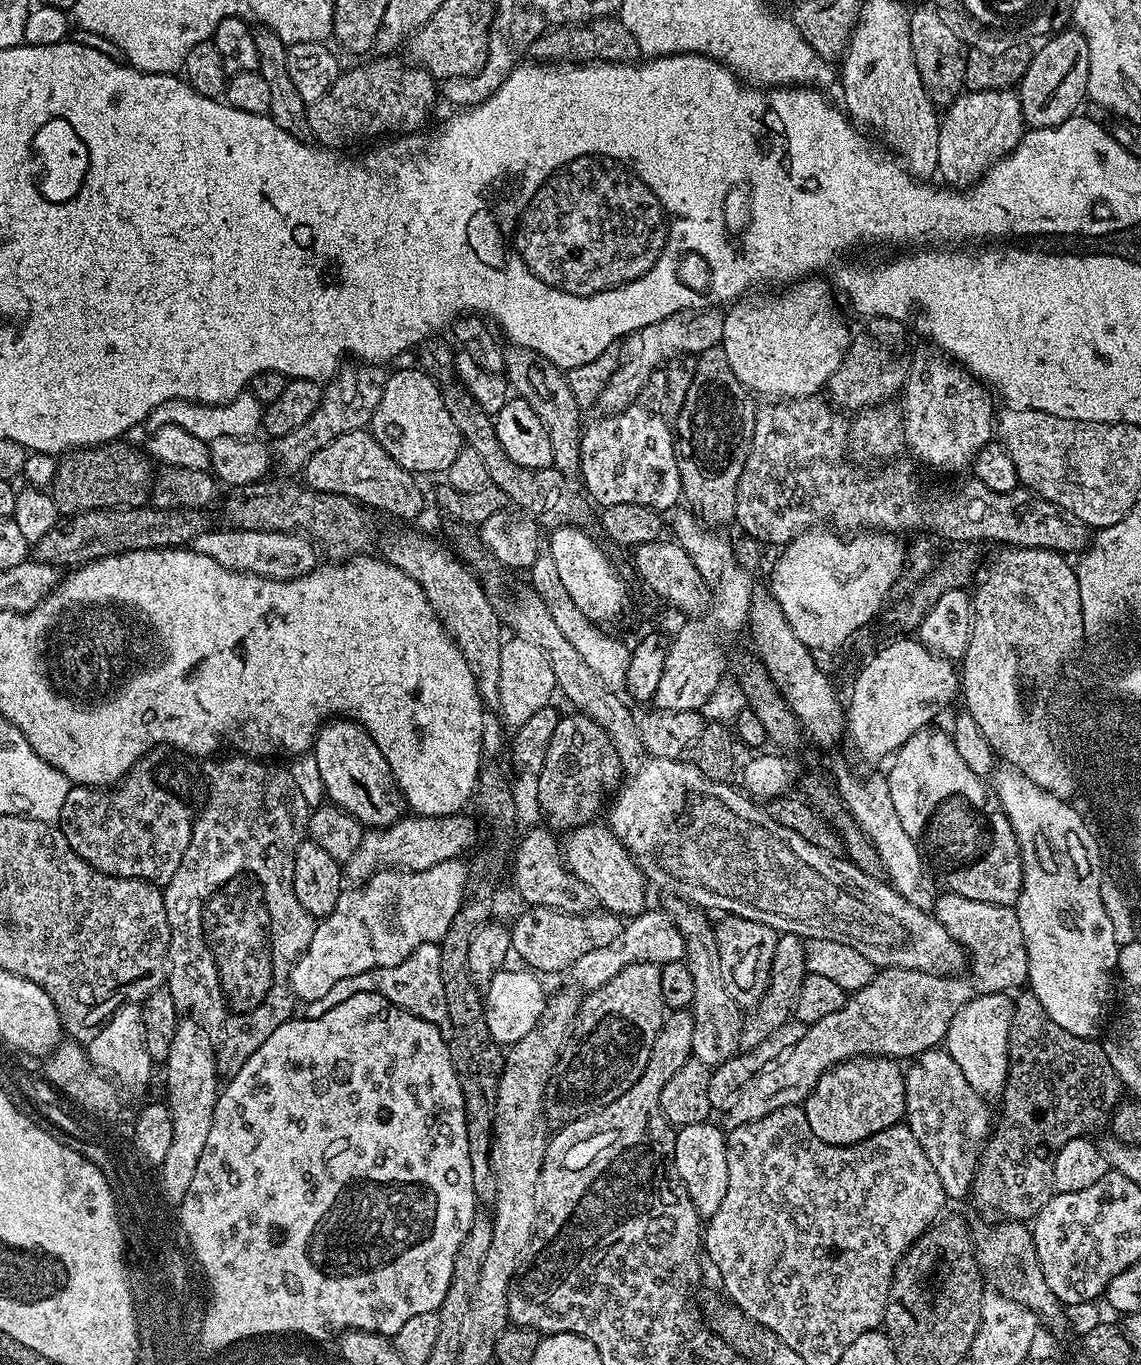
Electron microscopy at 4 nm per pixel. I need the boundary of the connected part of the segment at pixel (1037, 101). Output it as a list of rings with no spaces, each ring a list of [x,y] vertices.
[[[1079,30],[1062,32],[1057,37],[1041,43],[1034,62],[1028,64],[1026,74],[1018,85],[1018,95],[1024,123],[1029,129],[1053,128],[1062,122],[1072,119],[1081,111],[1080,103],[1085,103],[1088,94],[1088,75],[1090,74],[1090,46]]]

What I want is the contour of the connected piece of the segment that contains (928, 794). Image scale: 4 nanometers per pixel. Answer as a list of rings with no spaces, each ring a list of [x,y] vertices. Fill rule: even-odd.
[[[936,726],[918,730],[891,757],[886,769],[890,798],[894,798],[894,811],[906,830],[906,834],[920,832],[920,824],[924,824],[924,816],[932,812],[932,804],[940,800],[940,796],[948,796],[948,792],[964,792],[964,796],[972,796],[972,800],[980,800],[980,792],[986,787],[985,781],[966,761],[959,756],[951,735],[947,731],[939,732]]]

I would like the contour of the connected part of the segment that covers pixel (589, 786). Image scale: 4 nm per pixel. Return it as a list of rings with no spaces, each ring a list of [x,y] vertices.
[[[573,711],[571,715],[561,715],[558,726],[554,726],[546,762],[542,762],[542,770],[535,777],[536,800],[548,819],[547,827],[560,834],[573,826],[593,823],[599,817],[596,815],[604,788],[611,789],[621,779],[622,761],[610,734],[582,712]]]

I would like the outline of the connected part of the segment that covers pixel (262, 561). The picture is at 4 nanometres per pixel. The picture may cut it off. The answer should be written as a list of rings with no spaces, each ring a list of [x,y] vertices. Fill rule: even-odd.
[[[229,527],[227,531],[201,532],[194,541],[195,551],[214,558],[223,568],[234,572],[251,572],[254,576],[269,580],[293,580],[317,567],[317,549],[307,535],[294,532],[259,532],[233,527]]]

